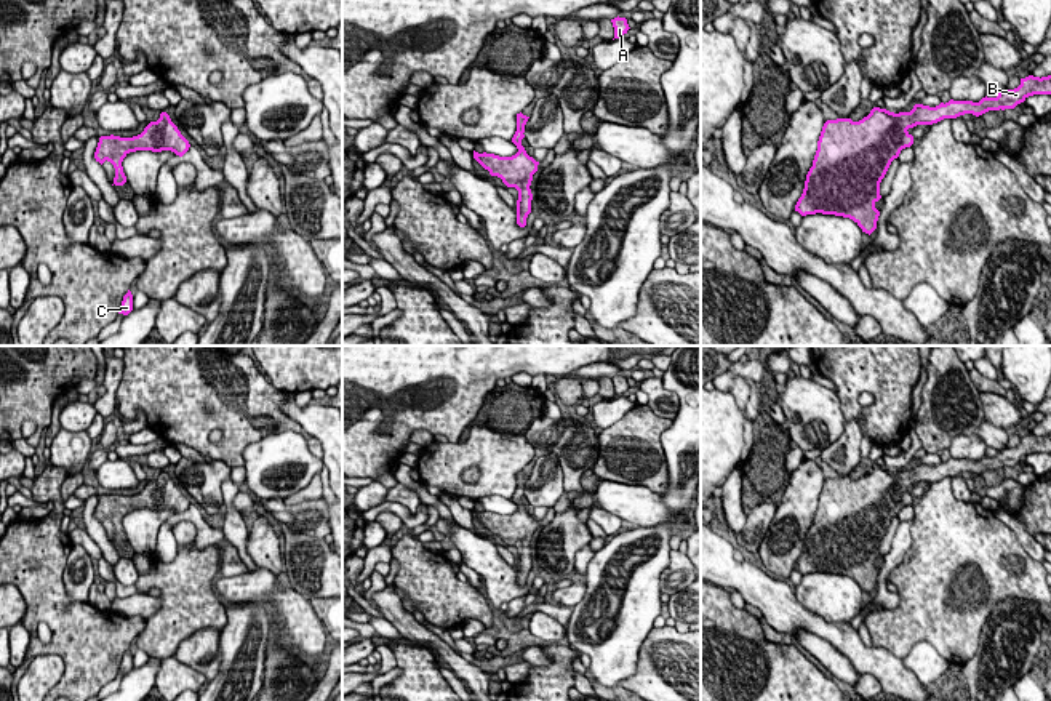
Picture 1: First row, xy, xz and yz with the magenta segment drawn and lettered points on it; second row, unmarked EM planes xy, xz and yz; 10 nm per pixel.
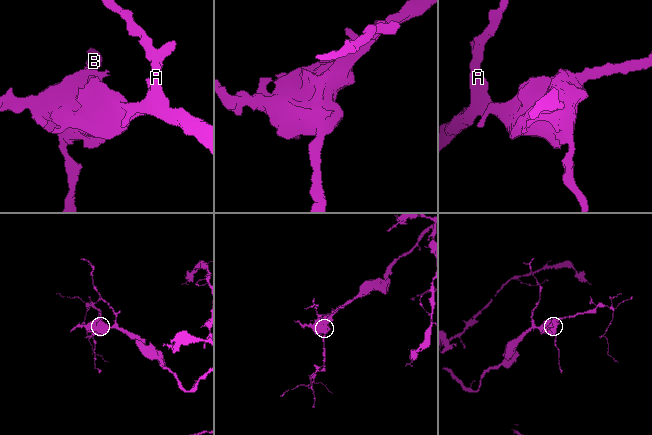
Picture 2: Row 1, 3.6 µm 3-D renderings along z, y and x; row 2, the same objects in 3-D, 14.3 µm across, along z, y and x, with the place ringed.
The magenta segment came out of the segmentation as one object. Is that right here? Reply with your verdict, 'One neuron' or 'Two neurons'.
One neuron

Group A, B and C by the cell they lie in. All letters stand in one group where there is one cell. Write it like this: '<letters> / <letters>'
A B C

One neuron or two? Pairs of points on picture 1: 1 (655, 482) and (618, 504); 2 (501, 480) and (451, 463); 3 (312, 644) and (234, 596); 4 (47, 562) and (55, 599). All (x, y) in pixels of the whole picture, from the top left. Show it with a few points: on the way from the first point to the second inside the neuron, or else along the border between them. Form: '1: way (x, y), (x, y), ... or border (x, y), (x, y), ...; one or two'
1: border (608, 479), (618, 484), (640, 484), (661, 495); two
2: way (488, 468), (480, 460), (464, 460); one
3: way (299, 623), (271, 594), (255, 594); one
4: way (47, 572), (47, 589); one

